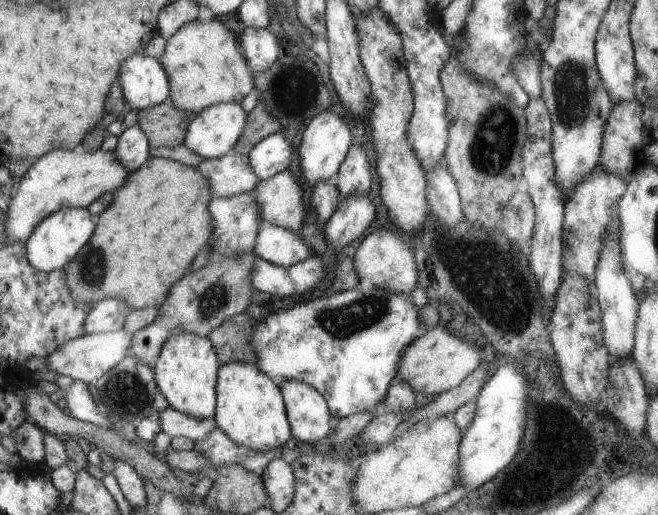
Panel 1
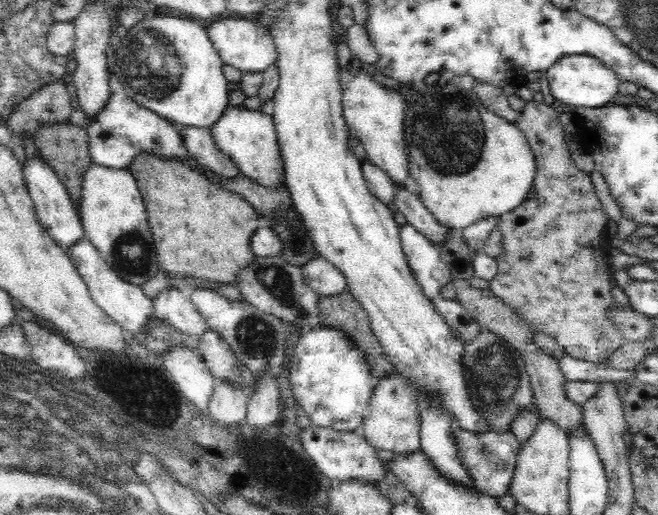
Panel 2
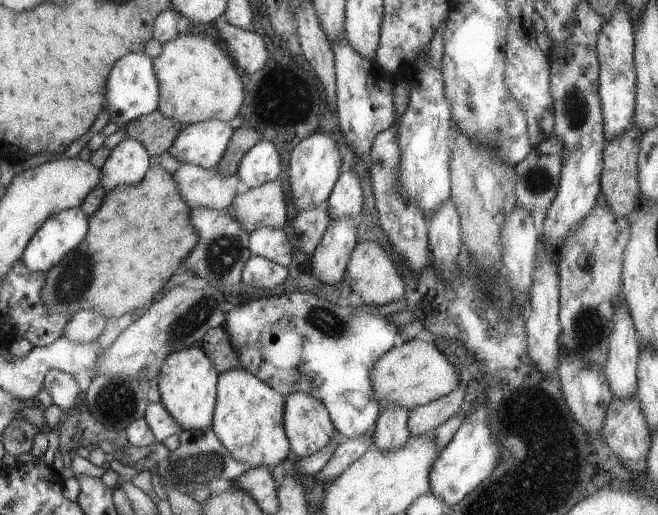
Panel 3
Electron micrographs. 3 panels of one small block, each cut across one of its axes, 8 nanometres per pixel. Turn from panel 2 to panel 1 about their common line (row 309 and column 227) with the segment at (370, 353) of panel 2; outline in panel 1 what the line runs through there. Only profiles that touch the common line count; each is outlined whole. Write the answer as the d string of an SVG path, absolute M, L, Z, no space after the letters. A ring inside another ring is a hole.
M241 312L225 320L219 328L215 328L207 336L217 350L219 364L227 364L227 362L257 364L257 354L251 346L255 324L257 322L247 312Z

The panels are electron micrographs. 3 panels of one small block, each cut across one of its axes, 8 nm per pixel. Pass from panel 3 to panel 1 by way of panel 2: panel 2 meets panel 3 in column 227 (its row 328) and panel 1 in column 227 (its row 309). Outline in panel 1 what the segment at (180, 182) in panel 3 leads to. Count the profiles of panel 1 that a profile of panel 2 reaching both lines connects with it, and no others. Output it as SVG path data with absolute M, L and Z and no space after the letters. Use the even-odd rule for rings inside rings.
M233 150L221 158L203 160L197 170L203 172L203 176L209 180L215 198L253 192L259 184L259 178L255 176L253 166L249 164L249 156L235 154Z

